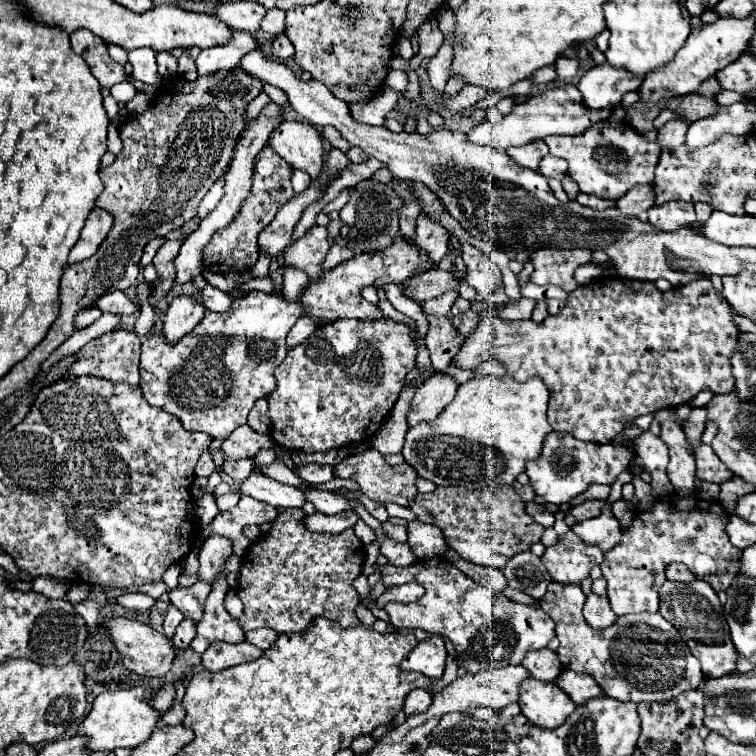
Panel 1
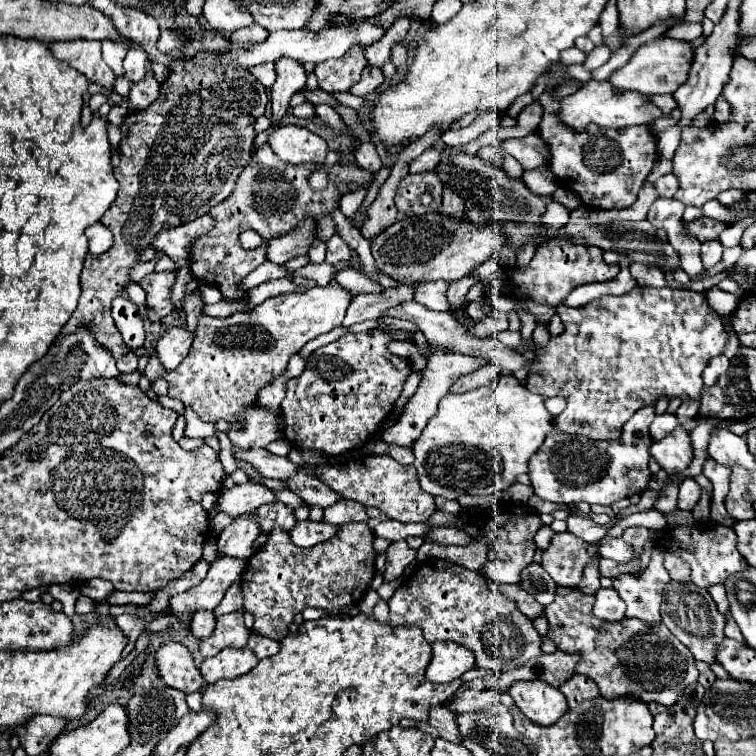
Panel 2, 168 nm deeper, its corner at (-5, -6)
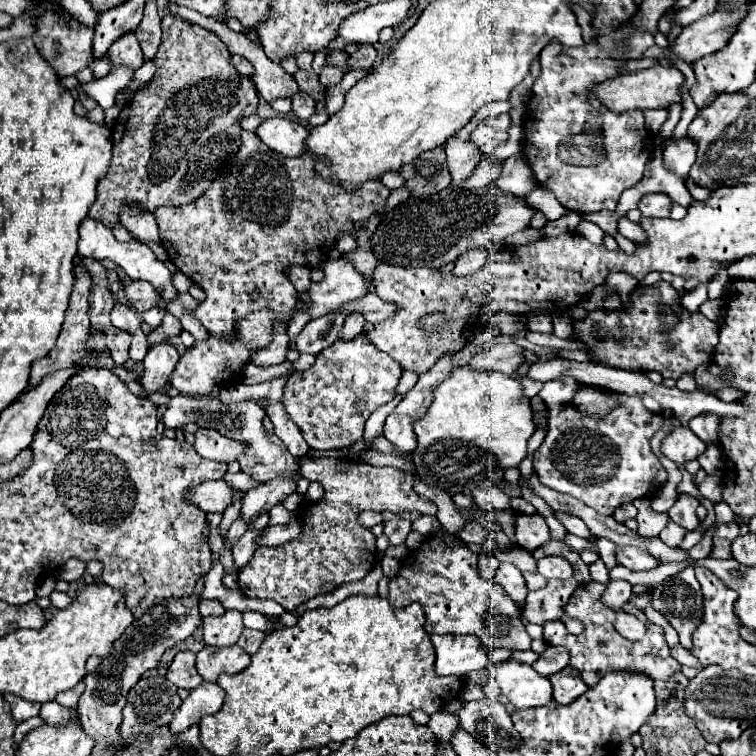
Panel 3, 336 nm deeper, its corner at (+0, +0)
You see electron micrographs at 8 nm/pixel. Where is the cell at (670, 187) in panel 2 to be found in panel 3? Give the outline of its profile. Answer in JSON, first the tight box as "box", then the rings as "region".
{"box":[663,136,697,178],"region":[[[683,136],[677,142],[663,148],[663,164],[667,170],[673,170],[679,176],[687,178],[693,162],[695,162],[695,154],[697,154],[695,142],[691,142],[691,138]]]}

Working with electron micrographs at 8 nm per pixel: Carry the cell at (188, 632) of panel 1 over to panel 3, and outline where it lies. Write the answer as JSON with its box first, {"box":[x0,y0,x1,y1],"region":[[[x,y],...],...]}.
{"box":[199,598,225,618],"region":[[[203,598],[201,604],[199,604],[199,612],[201,612],[203,618],[205,616],[221,616],[221,614],[225,614],[225,608],[219,600],[205,600]]]}

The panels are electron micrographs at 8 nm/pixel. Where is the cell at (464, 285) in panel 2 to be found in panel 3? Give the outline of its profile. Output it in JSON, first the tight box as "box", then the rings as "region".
{"box":[453,248,491,276],"region":[[[475,248],[475,250],[467,250],[467,254],[461,254],[459,260],[455,260],[453,274],[455,274],[455,276],[467,276],[467,274],[473,274],[475,270],[479,270],[479,268],[485,264],[485,260],[487,260],[489,254],[491,254],[489,250],[479,250],[479,248]]]}

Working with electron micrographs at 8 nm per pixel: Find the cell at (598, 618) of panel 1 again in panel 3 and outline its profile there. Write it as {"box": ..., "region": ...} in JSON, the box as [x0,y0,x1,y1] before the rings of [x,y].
{"box":[603,580,631,610],"region":[[[609,580],[607,584],[607,590],[603,594],[603,602],[609,604],[613,610],[621,610],[621,606],[631,598],[631,584],[629,582],[623,582],[623,580]]]}

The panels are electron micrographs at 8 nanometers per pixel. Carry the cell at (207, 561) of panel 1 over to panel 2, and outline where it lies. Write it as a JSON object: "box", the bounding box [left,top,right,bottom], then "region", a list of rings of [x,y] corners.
{"box":[218,518,260,558],"region":[[[238,518],[228,528],[222,530],[218,536],[218,552],[220,556],[232,558],[250,558],[254,548],[254,540],[258,538],[260,530],[254,518]]]}

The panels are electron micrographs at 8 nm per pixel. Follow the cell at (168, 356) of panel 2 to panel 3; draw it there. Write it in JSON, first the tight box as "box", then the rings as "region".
{"box":[139,342,179,396],"region":[[[167,342],[153,346],[147,352],[147,356],[143,360],[145,370],[139,378],[141,388],[143,388],[143,396],[149,396],[153,392],[163,390],[163,386],[169,382],[169,374],[173,372],[177,360],[179,360],[177,350],[173,346],[169,346]]]}

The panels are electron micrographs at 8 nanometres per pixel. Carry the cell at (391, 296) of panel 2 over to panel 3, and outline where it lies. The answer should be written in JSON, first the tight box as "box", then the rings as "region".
{"box":[289,314,345,354],"region":[[[327,314],[323,318],[311,320],[295,338],[295,342],[289,344],[289,348],[307,354],[319,354],[323,348],[331,346],[337,340],[343,320],[345,320],[343,314]]]}

